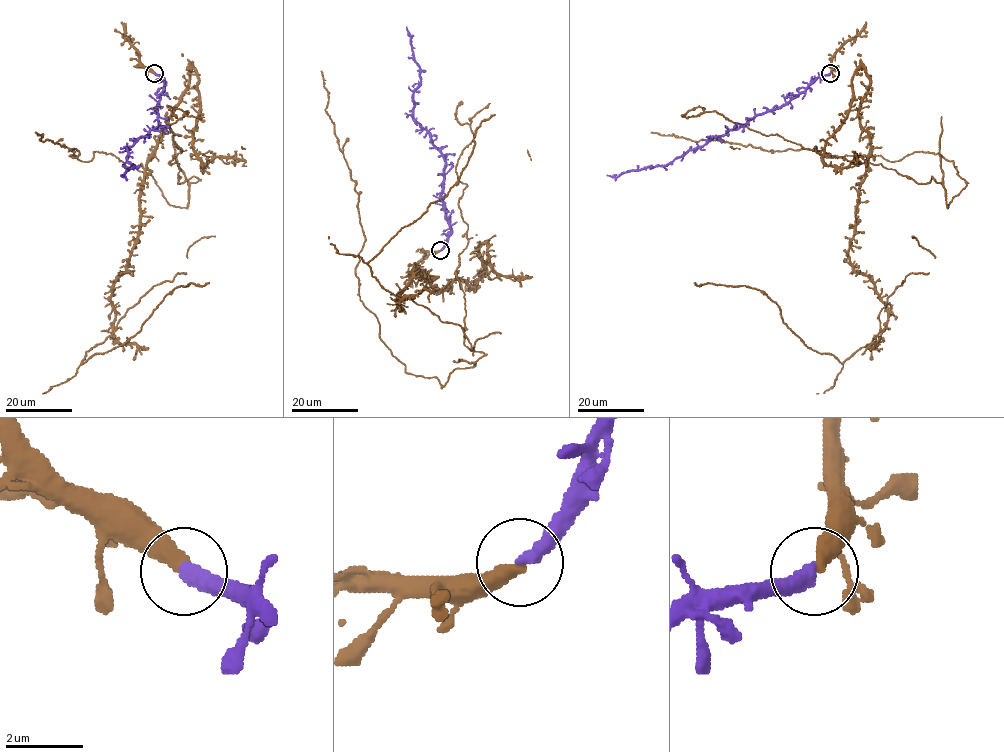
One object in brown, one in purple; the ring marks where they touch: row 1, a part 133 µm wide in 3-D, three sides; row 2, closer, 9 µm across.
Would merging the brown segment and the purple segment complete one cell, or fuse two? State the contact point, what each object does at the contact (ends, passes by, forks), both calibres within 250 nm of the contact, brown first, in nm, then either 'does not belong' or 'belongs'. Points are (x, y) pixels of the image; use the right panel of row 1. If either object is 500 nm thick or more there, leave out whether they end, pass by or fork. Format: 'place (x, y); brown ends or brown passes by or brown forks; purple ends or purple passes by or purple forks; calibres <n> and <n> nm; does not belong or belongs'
place (830, 73); brown ends; purple ends; calibres 420 and 400 nm; belongs

